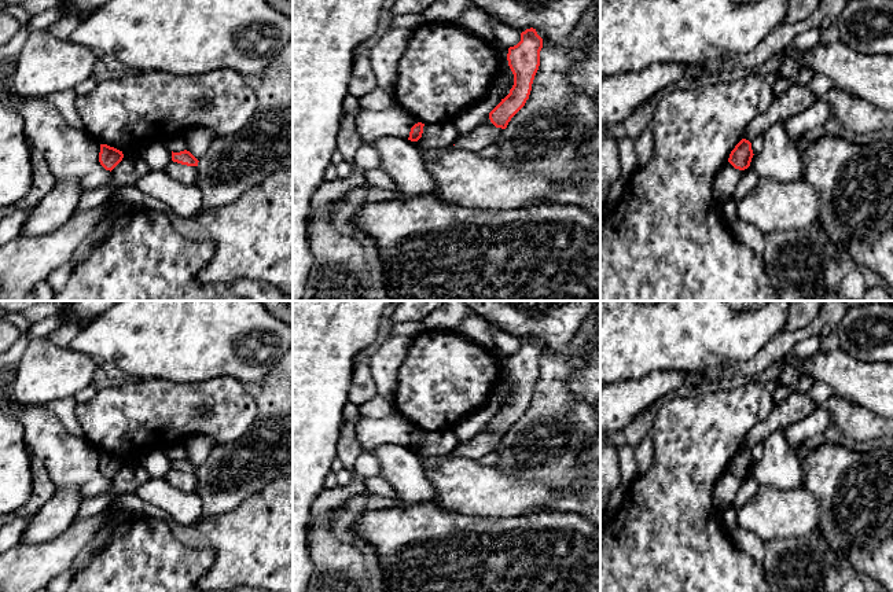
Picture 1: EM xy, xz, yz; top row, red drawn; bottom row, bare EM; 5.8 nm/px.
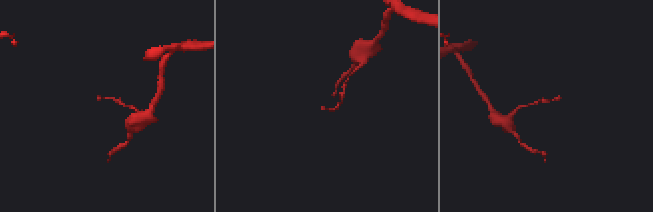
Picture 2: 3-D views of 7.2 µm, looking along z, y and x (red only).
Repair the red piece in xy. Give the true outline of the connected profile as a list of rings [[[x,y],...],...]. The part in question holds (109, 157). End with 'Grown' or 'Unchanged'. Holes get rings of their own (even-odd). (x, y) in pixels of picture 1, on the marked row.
[[[100,144],[99,162],[106,170],[113,170],[124,158],[122,151]]]. Unchanged

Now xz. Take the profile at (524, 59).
[[[530,27],[521,33],[521,41],[508,48],[507,60],[514,74],[510,93],[489,113],[496,128],[506,129],[511,118],[529,99],[534,76],[540,66],[543,38]]]. Unchanged

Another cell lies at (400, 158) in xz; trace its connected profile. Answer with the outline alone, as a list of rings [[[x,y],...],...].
[[[382,137],[374,143],[381,169],[394,181],[401,196],[433,195],[437,184],[425,166],[422,151],[408,139]]]

